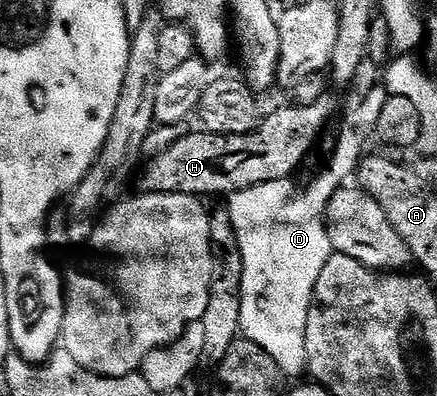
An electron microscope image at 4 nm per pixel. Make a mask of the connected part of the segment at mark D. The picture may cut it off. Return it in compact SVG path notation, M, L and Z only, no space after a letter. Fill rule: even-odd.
M378 86L356 99L356 104L343 116L343 125L335 140L335 153L327 169L317 173L304 192L295 192L290 179L273 180L232 192L228 199L231 201L226 201L245 266L241 282L241 332L246 339L257 342L282 371L301 368L307 372L305 330L309 310L317 278L333 259L325 219L327 207L336 190L344 187L350 176L352 179L356 175L359 162L368 151L367 143L377 133L377 118L387 98L386 89Z

